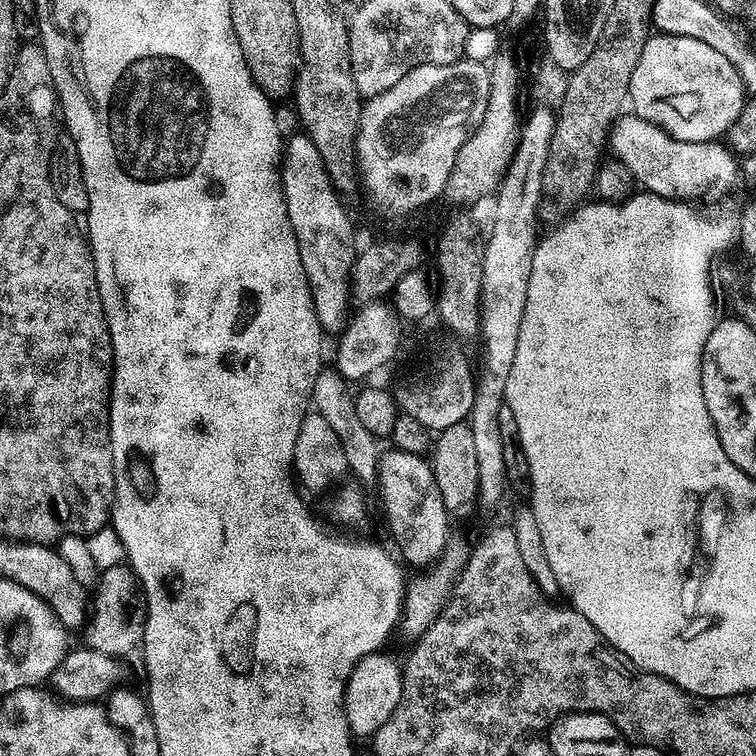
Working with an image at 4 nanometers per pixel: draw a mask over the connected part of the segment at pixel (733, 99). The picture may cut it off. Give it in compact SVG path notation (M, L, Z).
M652 34L645 40L642 54L638 54L638 64L634 66L634 74L630 74L628 98L631 111L635 115L682 142L719 141L728 133L730 126L734 126L746 103L743 82L729 59L718 54L713 47L706 46L704 42L698 42L698 38L663 34Z

